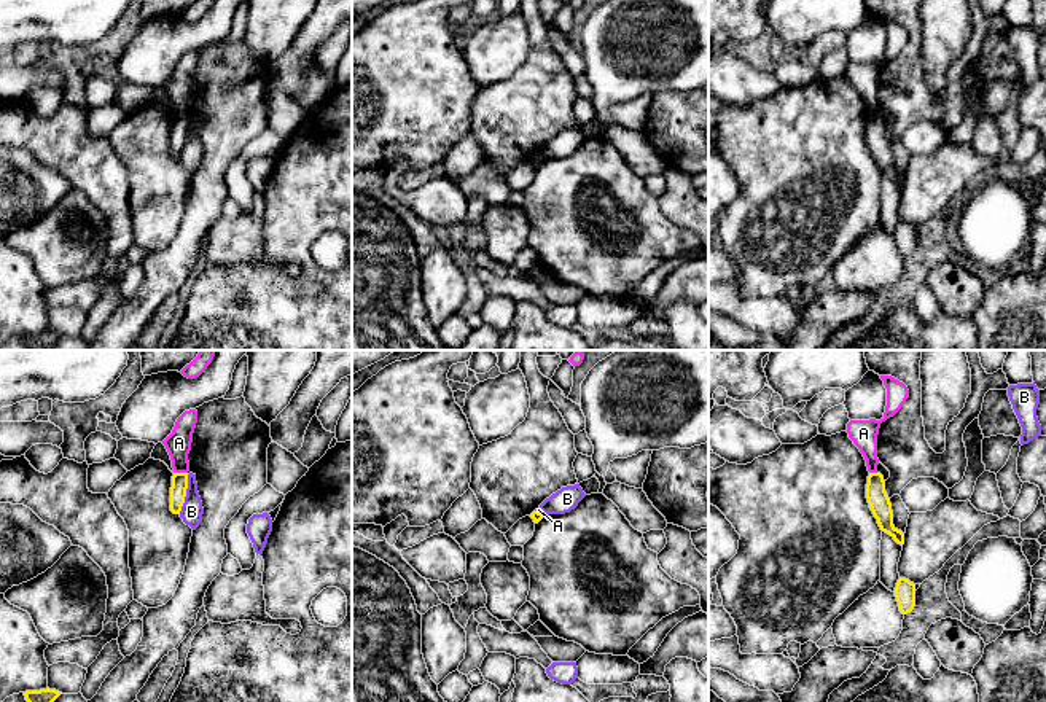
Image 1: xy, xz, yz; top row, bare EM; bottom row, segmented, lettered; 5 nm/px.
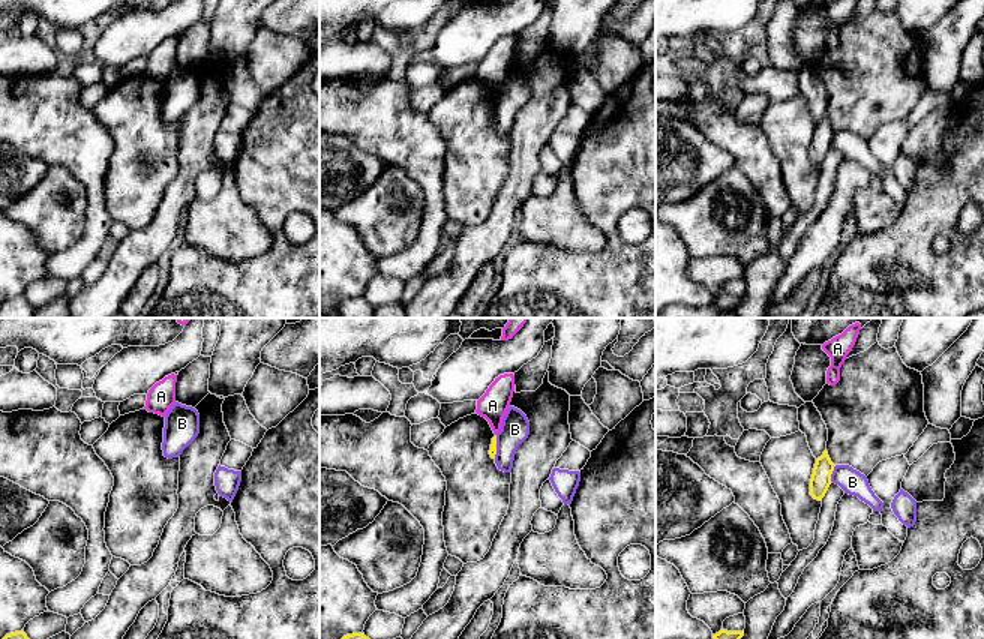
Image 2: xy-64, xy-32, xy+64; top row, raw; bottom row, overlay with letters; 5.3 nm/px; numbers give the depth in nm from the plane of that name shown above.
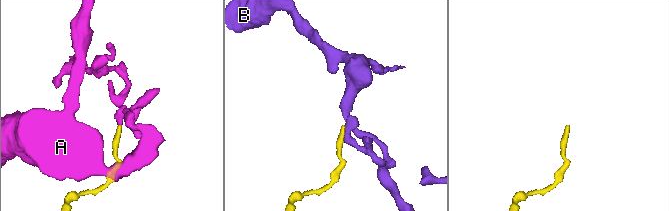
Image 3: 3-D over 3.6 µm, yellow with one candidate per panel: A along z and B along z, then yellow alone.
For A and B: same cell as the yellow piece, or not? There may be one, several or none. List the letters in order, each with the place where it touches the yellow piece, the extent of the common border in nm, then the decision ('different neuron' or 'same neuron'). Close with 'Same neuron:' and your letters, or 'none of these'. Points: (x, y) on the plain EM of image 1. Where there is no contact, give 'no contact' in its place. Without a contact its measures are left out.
A: meets yellow in xy at (180, 116); contact 70 nm long; different neuron
B: meets yellow in xy at (185, 137); contact 200 nm long; different neuron
Same neuron: none of these

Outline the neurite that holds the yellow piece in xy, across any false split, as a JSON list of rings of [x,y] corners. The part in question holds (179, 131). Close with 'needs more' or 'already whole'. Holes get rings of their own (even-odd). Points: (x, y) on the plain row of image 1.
[[[174,116],[170,131],[170,154],[180,158],[188,132],[188,116]]]; already whole

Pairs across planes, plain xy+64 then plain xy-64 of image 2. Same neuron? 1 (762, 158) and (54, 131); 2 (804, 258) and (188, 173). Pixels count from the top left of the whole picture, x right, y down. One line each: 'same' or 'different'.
1: same
2: same

